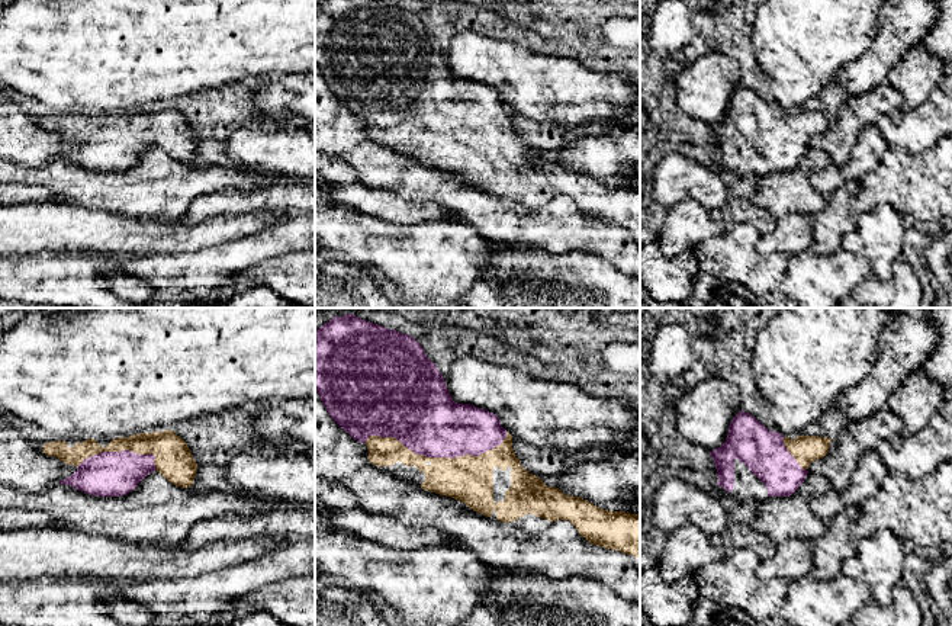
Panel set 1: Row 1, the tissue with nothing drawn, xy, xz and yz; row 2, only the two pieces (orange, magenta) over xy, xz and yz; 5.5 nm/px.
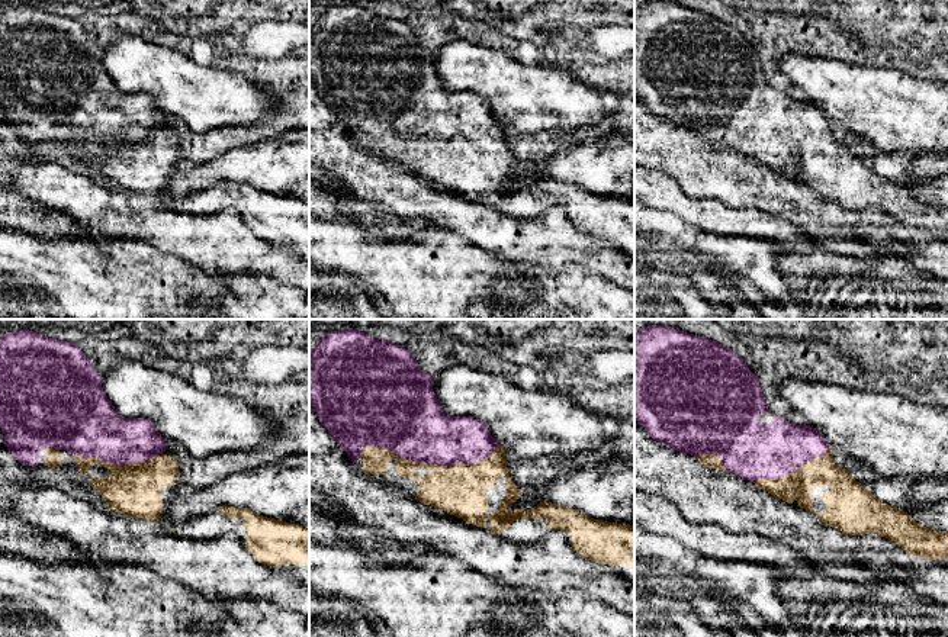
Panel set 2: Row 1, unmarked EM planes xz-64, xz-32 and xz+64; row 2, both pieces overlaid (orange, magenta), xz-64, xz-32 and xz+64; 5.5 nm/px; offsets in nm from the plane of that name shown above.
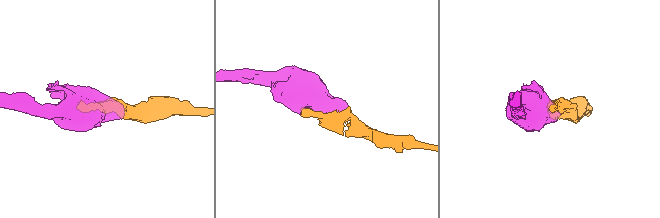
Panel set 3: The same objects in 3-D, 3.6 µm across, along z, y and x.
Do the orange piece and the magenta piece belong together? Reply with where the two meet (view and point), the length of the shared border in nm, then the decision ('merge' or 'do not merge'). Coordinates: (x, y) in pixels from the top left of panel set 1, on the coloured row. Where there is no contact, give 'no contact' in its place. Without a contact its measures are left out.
contact xz (437, 458); length 800 nm; merge

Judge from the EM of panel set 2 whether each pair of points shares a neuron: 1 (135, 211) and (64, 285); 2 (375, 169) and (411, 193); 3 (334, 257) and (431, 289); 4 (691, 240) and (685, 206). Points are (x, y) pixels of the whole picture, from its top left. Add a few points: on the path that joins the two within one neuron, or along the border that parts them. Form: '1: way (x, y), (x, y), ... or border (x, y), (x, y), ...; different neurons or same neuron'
1: border (89, 228), (145, 243); different neurons
2: way (383, 177), (402, 192); same neuron
3: way (359, 257), (376, 259), (407, 272); same neuron
4: border (656, 209), (672, 212), (690, 224), (720, 235); different neurons

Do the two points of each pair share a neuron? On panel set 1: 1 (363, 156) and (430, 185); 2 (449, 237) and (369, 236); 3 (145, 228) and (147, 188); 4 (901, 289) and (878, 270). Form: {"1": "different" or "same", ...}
{"1": "same", "2": "same", "3": "different", "4": "different"}

